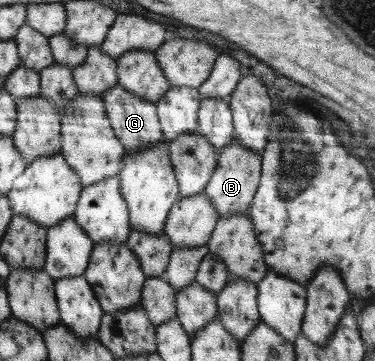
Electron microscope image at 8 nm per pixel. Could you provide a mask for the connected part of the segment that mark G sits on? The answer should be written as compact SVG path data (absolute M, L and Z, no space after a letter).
M118 83L102 95L102 101L106 105L106 113L113 133L123 143L126 153L144 151L165 143L165 136L159 123L158 107L153 103L132 96L128 89L120 87Z

